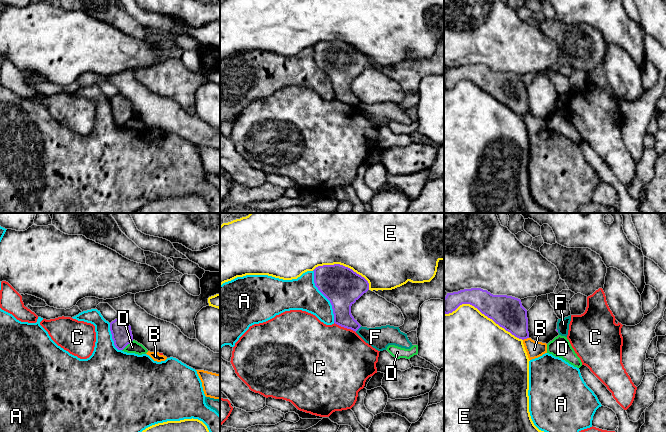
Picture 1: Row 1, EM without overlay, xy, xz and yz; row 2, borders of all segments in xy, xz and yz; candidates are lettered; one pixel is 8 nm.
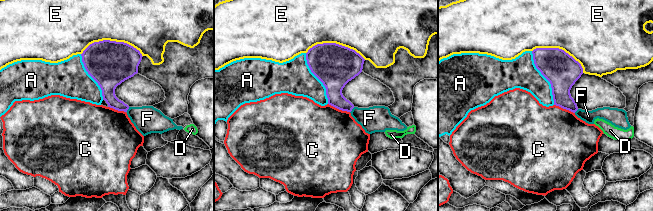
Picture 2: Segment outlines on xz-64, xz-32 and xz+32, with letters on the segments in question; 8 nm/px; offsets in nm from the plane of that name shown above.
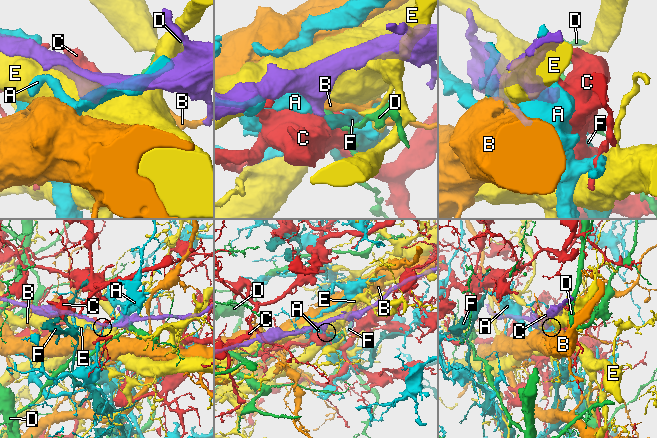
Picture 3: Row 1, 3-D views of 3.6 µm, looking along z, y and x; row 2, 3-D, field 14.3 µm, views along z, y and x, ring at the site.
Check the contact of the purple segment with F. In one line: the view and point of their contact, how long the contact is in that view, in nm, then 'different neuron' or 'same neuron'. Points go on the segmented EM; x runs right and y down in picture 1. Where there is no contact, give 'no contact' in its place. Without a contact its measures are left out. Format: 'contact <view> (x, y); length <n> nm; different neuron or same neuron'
contact xz (358, 328); length 70 nm; different neuron

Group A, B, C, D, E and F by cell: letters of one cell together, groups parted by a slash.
A / B / C / D / E / F

